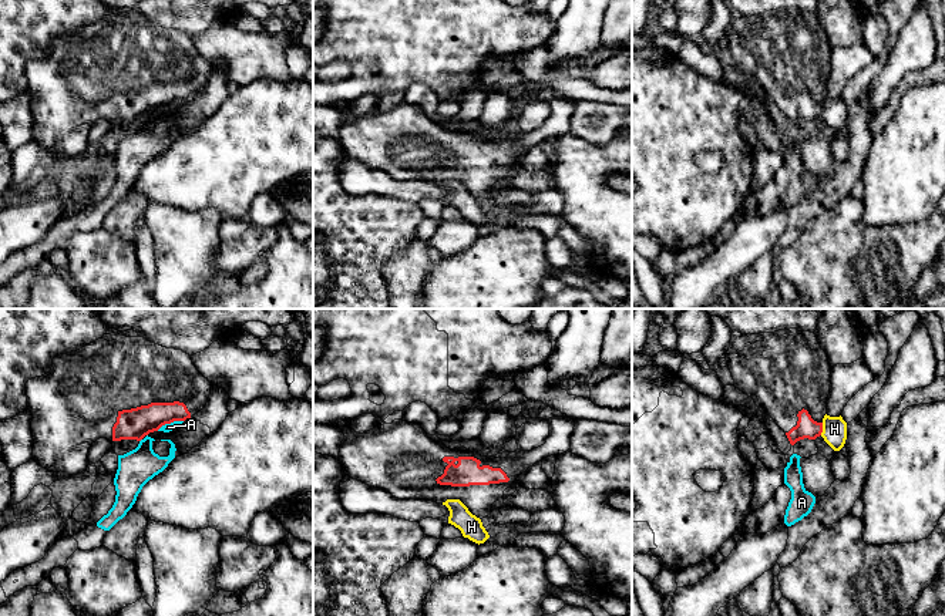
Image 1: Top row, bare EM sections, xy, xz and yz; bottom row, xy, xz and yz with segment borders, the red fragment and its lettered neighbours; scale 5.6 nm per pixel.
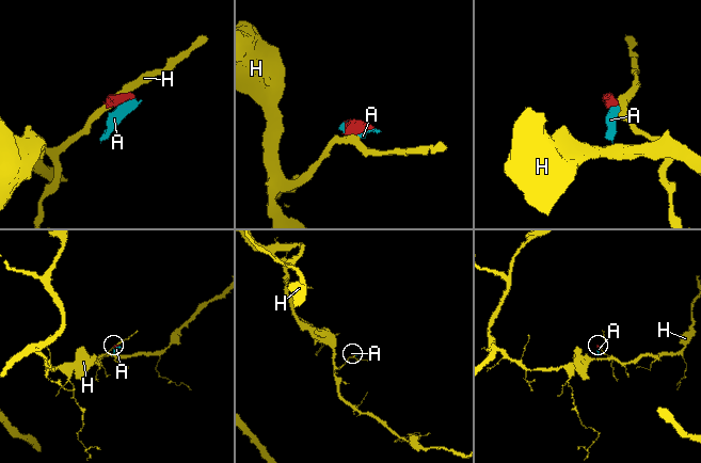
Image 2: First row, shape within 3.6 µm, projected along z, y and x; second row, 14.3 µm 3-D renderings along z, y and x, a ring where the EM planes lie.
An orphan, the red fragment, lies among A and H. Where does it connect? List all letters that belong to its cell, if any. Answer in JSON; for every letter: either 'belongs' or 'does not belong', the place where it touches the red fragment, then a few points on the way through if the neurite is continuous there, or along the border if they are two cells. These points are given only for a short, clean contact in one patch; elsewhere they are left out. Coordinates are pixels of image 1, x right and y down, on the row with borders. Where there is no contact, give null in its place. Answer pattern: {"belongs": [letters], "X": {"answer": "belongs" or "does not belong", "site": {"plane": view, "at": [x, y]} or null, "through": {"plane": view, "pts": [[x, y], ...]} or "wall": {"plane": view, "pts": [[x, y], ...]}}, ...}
{"belongs": [], "A": {"answer": "does not belong", "site": {"plane": "xy", "at": [170, 423]}, "wall": {"plane": "xy", "pts": [[182, 420], [165, 423], [157, 430]]}}, "H": {"answer": "does not belong", "site": {"plane": "yz", "at": [821, 428]}, "wall": {"plane": "yz", "pts": [[823, 423], [820, 434]]}}}

